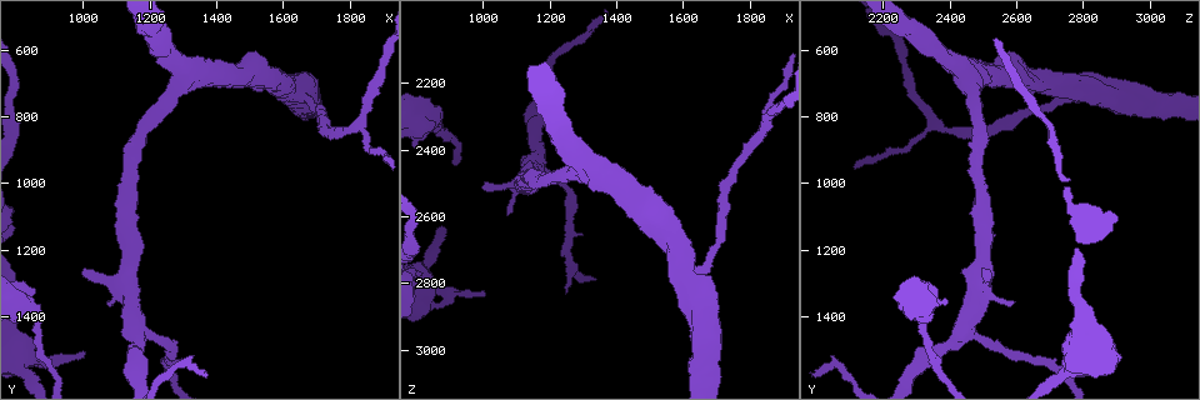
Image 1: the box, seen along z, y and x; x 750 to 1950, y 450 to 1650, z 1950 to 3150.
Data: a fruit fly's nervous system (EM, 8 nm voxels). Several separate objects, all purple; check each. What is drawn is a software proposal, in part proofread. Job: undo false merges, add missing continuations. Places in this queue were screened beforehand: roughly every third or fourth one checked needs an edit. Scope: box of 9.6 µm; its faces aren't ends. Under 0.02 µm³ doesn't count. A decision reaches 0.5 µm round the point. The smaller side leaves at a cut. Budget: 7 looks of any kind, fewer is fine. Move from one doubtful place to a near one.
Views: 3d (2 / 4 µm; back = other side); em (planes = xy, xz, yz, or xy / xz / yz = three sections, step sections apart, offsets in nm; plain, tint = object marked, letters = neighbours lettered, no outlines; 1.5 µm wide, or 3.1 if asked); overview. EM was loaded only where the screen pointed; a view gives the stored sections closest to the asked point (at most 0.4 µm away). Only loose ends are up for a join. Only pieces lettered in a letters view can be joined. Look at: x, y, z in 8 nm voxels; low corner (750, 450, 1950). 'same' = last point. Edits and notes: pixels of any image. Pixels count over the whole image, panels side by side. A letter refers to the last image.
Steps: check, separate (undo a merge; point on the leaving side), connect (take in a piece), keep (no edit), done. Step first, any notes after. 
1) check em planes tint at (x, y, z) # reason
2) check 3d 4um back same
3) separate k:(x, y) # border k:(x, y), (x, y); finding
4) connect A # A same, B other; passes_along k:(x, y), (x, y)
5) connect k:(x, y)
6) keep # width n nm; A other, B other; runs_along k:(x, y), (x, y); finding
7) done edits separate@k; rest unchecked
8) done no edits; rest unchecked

check 3d 2um at (1010, 1260, 2510)

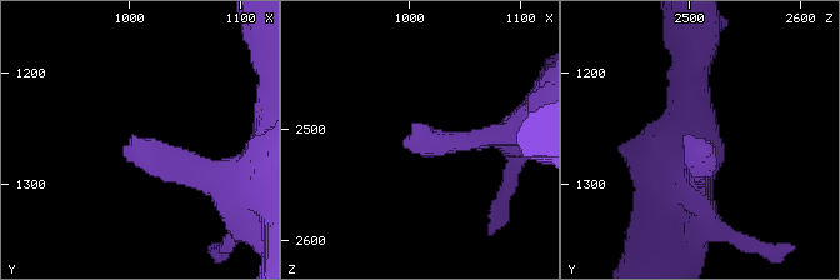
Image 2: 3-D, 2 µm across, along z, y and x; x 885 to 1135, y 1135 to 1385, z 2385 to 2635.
check em xz step 4 letters at (1002, 1258, 2500) # need the tissue

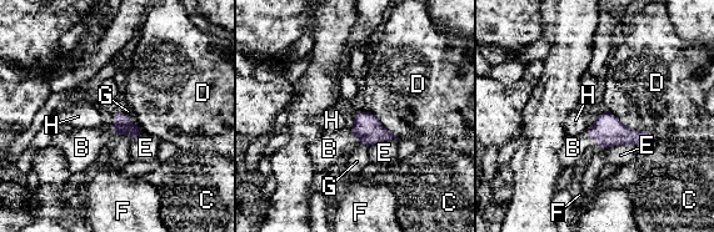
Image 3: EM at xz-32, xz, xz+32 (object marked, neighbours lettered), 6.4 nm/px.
check em planes letters same

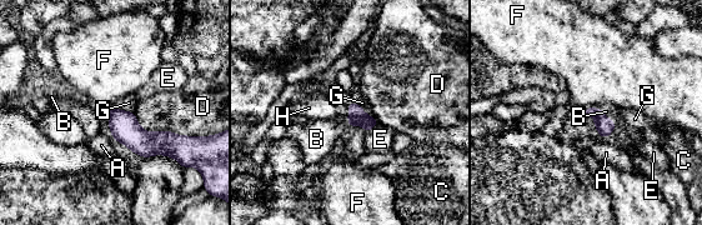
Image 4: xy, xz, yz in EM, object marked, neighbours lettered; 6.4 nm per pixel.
connect B # A other, B same, C other, D other, E other, F other, G other, H other; passes_along 4:(356, 115), (349, 123), (316, 139); the cell continues

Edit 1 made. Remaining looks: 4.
check overview # see it whole again

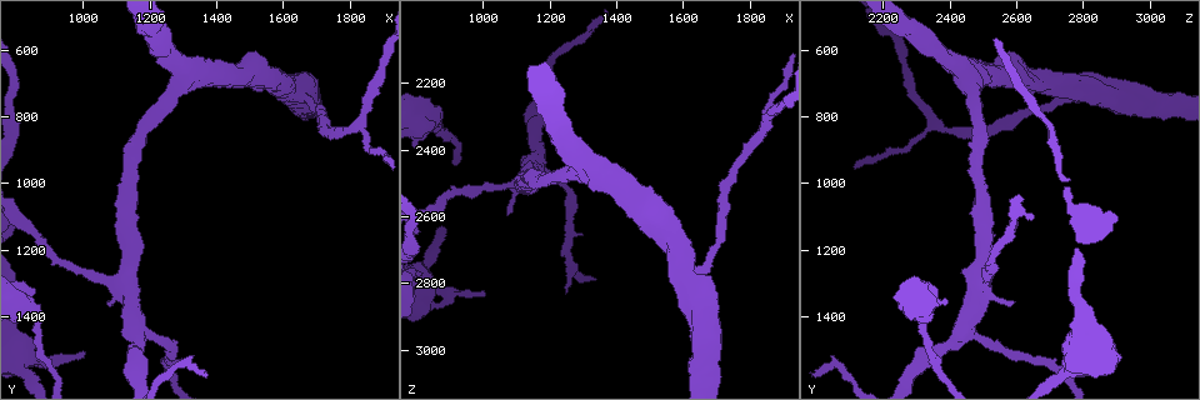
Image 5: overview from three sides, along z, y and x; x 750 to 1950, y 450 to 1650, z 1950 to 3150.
check 3d 4um at (1010, 1500, 2830) # branch stops here

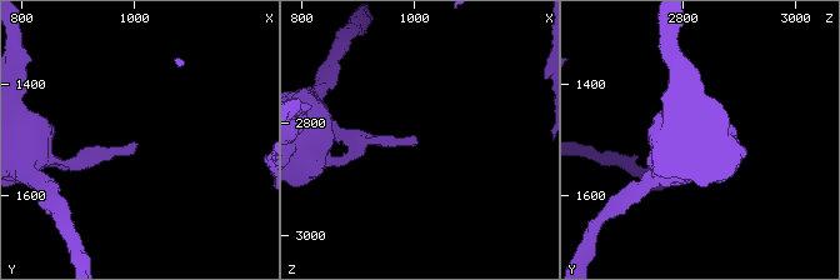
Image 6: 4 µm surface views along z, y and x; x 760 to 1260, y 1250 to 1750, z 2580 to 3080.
check em xy step 4 tint at (1000, 1500, 2835) # need the tissue

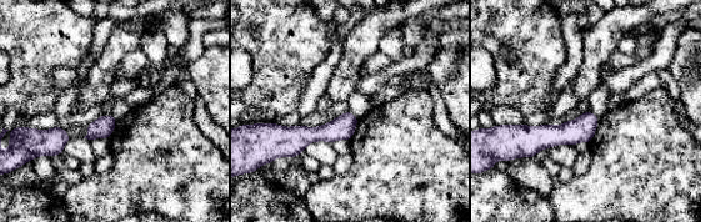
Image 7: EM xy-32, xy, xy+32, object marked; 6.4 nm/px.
check em planes letters same

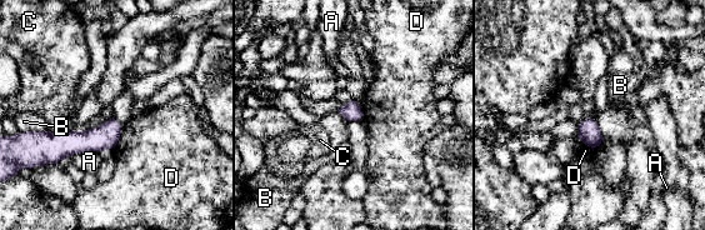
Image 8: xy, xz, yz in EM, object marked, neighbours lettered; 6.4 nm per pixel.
keep # width 120 nm; longest_contact D 180 nm; A other, B other, C other, D other; none of them fits

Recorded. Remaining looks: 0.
done edits connect@4; rest unchecked

